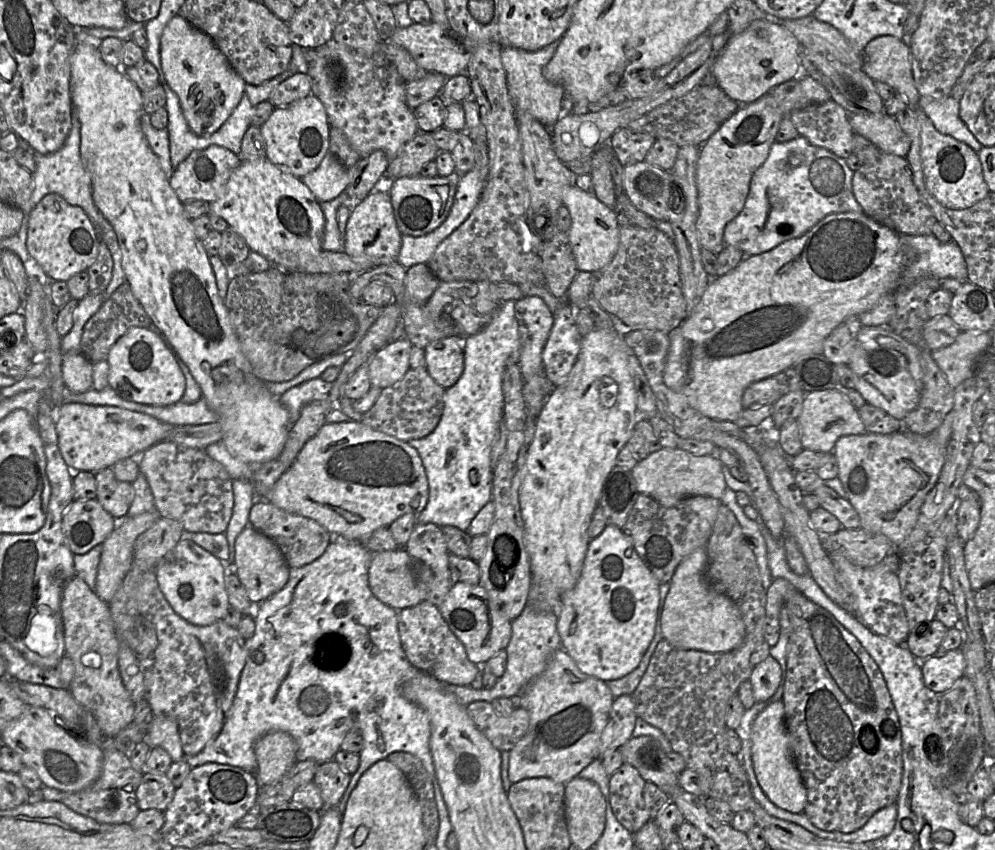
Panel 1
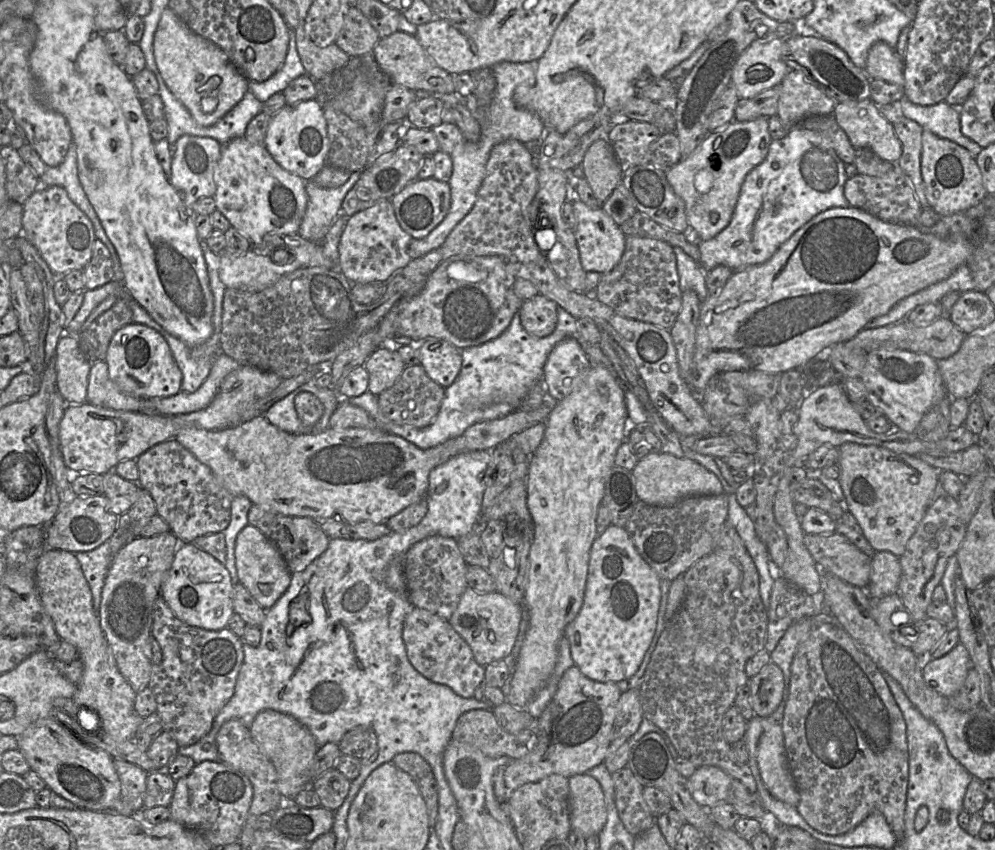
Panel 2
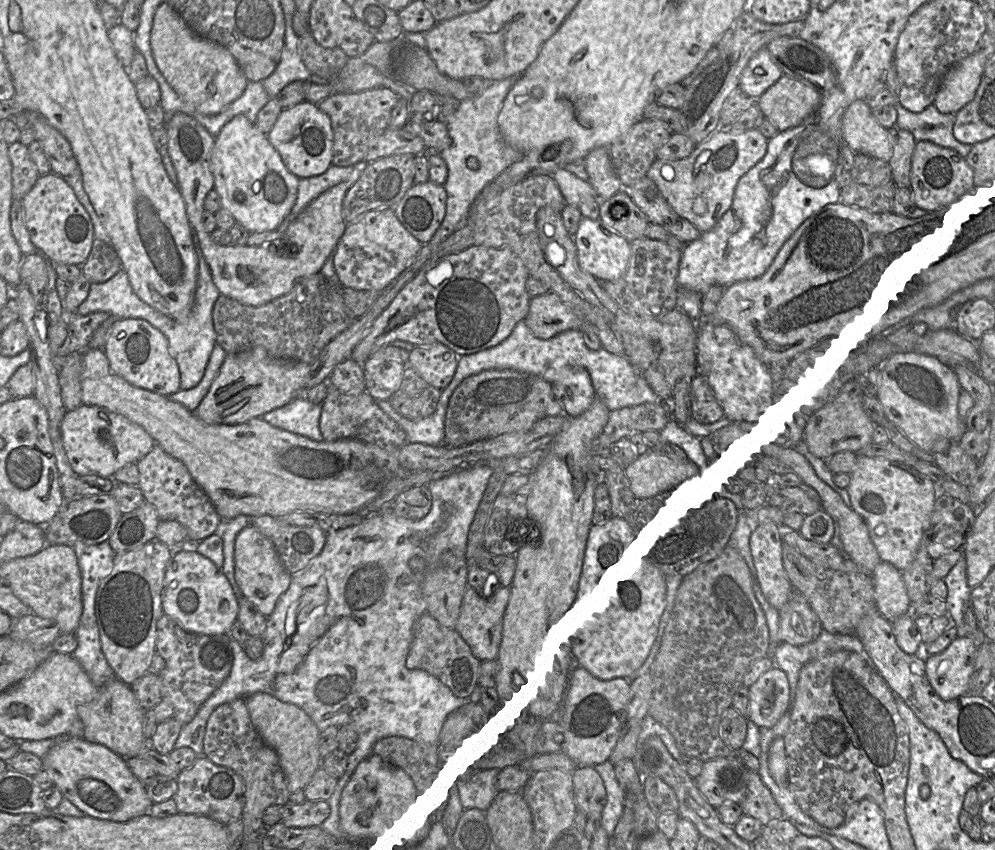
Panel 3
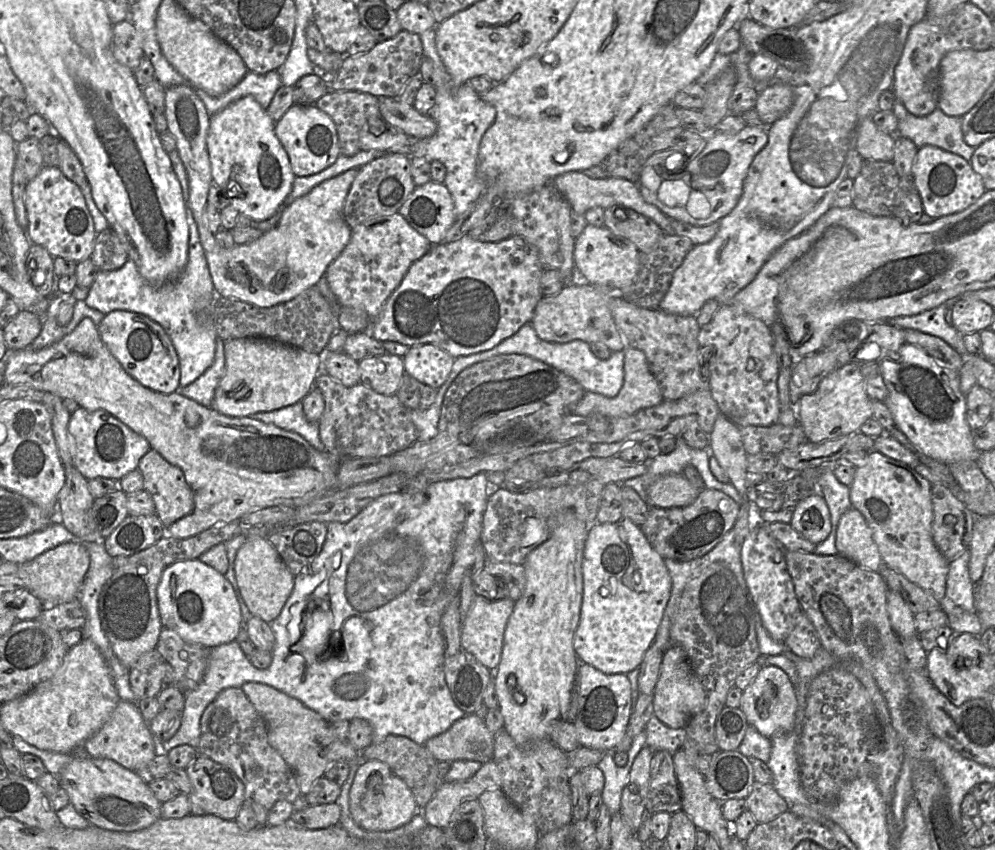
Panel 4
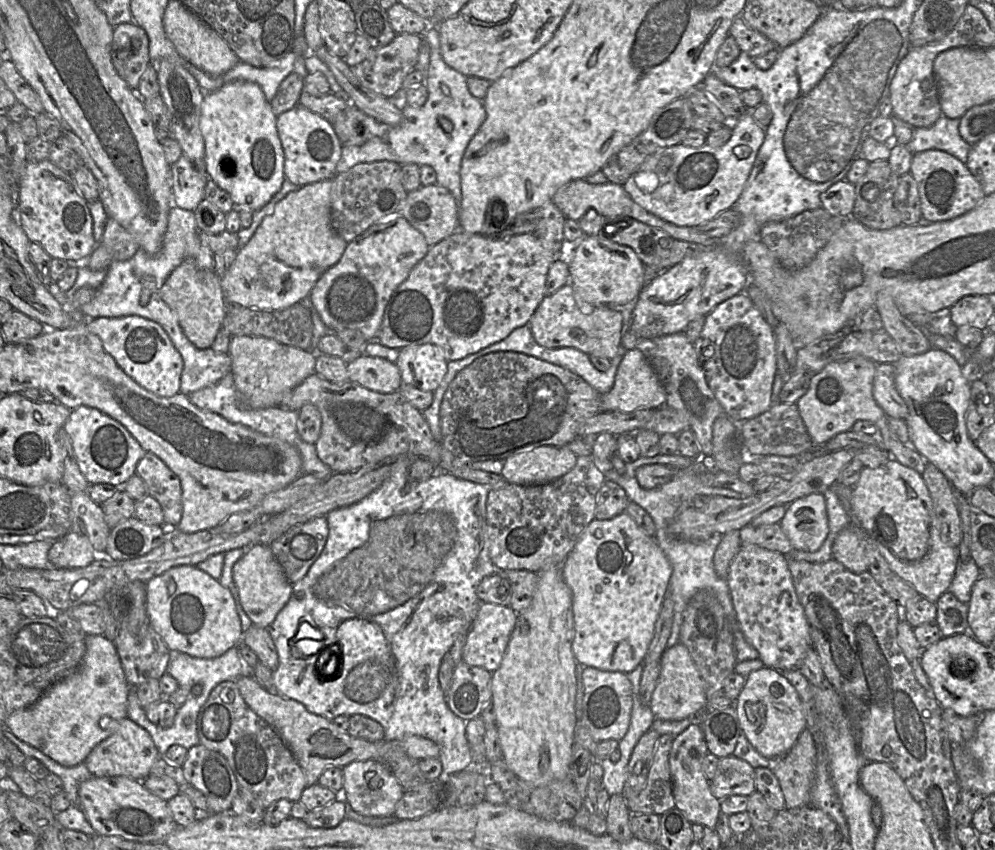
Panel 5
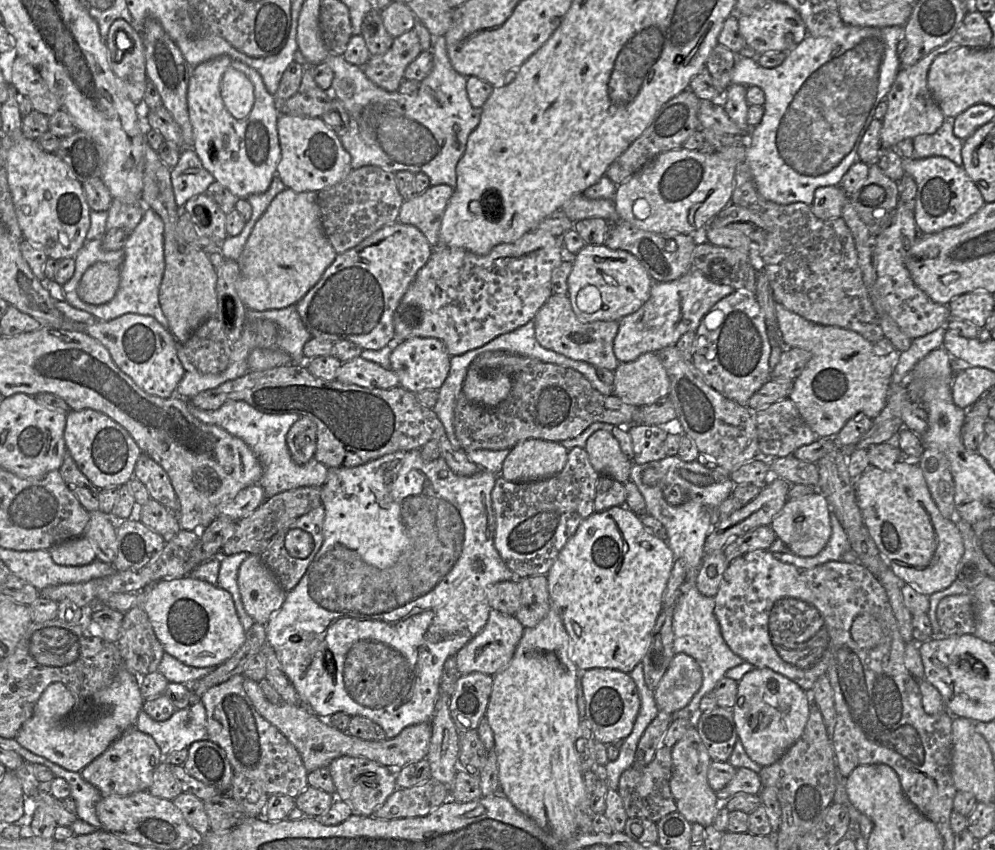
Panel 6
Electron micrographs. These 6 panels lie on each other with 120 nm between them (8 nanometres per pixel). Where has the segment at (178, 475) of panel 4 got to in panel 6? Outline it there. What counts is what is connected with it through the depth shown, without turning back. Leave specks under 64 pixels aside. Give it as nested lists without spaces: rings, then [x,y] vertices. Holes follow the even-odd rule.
[[[142,454],[135,466],[134,478],[142,482],[151,499],[164,505],[178,516],[180,502],[167,472],[152,458]]]

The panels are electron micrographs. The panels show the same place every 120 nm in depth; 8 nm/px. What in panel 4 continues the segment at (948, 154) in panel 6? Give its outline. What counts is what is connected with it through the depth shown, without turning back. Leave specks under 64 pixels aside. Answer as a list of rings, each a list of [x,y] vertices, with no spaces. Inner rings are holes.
[[[936,108],[933,113],[925,117],[916,117],[908,112],[906,118],[898,122],[898,135],[911,140],[918,148],[935,146],[942,150],[957,154],[971,161],[975,148],[966,144],[962,132],[962,118],[944,114]]]

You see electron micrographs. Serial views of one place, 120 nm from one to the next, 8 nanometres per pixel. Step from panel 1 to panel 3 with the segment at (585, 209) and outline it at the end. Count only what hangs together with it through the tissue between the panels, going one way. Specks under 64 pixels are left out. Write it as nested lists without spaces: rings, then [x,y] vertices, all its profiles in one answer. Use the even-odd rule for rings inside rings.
[[[582,217],[574,235],[578,261],[582,269],[598,281],[614,281],[627,270],[631,243],[606,229],[600,220]]]

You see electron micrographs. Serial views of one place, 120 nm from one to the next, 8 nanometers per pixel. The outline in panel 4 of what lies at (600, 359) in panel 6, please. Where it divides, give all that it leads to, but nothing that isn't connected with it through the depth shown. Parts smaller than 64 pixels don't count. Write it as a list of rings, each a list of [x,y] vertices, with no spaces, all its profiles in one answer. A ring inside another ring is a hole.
[[[575,279],[557,294],[542,297],[534,309],[530,324],[538,337],[547,342],[567,343],[582,340],[588,344],[603,343],[612,353],[624,350],[625,340],[617,329],[609,308],[609,300],[616,294],[620,293]]]

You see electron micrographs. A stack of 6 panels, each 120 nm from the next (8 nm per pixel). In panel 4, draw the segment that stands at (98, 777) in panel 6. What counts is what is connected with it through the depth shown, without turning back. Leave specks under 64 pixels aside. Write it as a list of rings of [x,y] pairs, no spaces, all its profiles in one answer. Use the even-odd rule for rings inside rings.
[[[120,700],[104,725],[83,744],[88,756],[114,760],[123,767],[138,771],[157,754],[157,742],[137,703]]]

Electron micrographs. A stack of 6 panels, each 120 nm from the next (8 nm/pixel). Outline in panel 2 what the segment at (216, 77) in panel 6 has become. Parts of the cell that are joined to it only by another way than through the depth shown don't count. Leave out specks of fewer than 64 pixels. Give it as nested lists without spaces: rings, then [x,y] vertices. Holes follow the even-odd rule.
[[[244,136],[222,145],[213,180],[216,210],[251,244],[265,235],[298,232],[307,206],[306,181],[282,169],[264,145],[252,144]]]

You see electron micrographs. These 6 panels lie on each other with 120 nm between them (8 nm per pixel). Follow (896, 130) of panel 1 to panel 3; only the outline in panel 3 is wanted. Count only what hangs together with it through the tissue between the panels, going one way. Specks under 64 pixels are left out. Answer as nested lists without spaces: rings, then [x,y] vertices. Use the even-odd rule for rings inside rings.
[[[856,100],[842,117],[842,133],[848,146],[856,153],[883,161],[893,156],[893,134],[875,118],[866,100]]]

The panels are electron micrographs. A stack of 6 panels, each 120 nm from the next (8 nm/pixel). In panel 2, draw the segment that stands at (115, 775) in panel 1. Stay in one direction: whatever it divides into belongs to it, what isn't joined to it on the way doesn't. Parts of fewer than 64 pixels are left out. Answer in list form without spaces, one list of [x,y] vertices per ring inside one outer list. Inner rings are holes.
[[[113,758],[113,762],[120,779],[121,792],[111,811],[125,816],[136,816],[144,809],[149,773],[140,766],[122,759]]]

